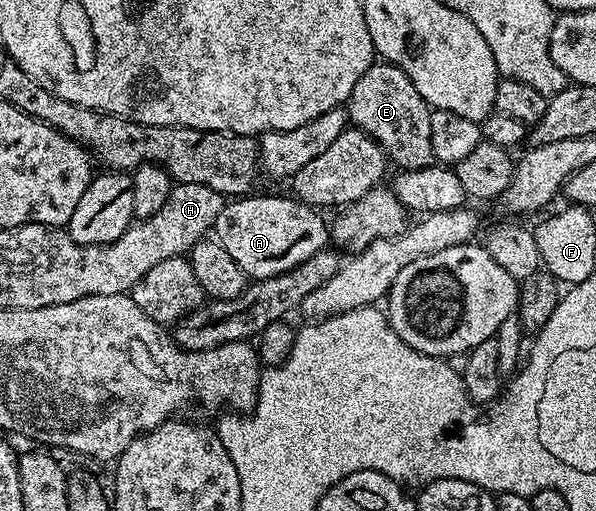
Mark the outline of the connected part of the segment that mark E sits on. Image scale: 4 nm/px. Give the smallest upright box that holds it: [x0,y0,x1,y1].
[344,63,435,170]

